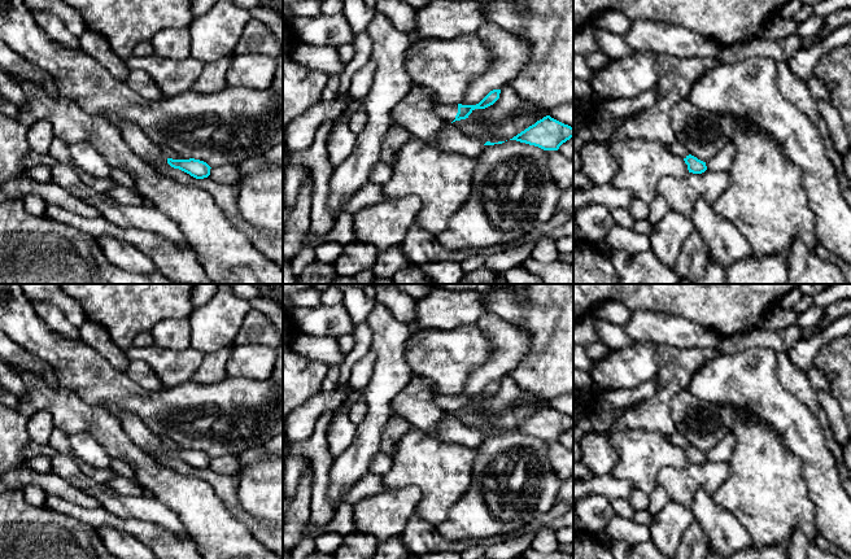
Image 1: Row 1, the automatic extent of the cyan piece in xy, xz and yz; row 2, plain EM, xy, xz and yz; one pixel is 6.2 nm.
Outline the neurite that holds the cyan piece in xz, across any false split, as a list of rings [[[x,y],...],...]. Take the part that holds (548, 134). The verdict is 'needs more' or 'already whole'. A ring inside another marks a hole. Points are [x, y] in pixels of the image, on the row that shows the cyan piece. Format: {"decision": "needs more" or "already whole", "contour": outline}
{"decision": "already whole", "contour": [[[546,115],[510,140],[534,145],[544,150],[558,150],[571,137],[573,137],[573,127]]]}

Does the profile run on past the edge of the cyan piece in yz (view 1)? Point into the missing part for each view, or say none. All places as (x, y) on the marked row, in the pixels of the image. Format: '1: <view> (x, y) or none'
1: none

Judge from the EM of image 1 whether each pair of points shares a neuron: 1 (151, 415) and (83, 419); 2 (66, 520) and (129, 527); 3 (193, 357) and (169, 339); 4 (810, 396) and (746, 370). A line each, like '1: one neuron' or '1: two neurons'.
1: two neurons
2: two neurons
3: two neurons
4: two neurons

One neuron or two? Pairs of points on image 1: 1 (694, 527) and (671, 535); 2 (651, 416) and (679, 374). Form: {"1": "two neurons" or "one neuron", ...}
{"1": "two neurons", "2": "one neuron"}

